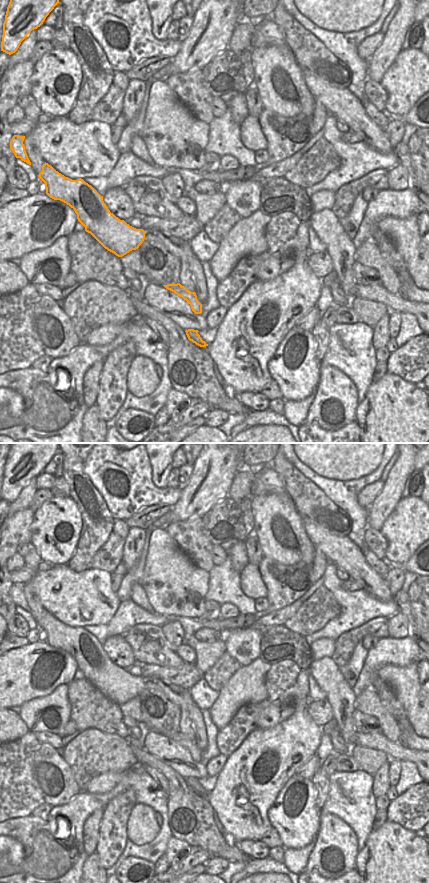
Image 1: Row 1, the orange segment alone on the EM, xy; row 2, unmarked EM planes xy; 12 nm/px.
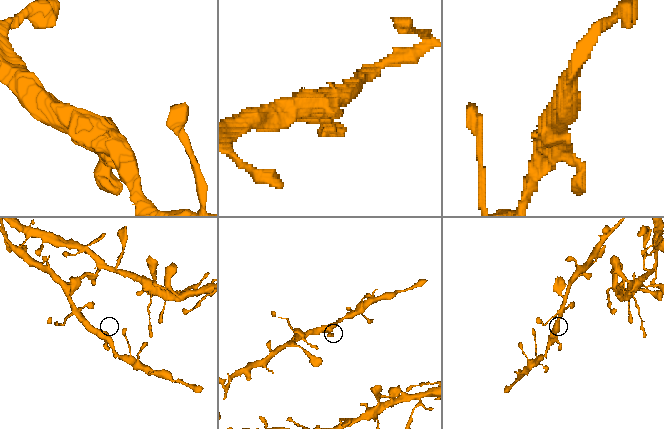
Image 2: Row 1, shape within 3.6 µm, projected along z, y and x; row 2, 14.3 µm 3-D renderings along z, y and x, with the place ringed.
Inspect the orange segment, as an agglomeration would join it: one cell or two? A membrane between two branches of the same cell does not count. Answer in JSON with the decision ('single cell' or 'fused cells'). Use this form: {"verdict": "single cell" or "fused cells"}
{"verdict": "single cell"}

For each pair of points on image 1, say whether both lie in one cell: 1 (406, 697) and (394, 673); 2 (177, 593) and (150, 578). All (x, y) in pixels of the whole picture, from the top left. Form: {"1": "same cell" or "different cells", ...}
{"1": "same cell", "2": "same cell"}

